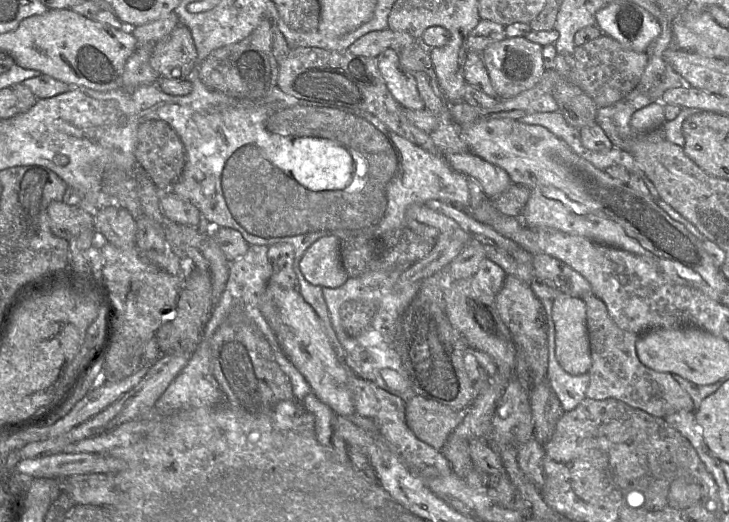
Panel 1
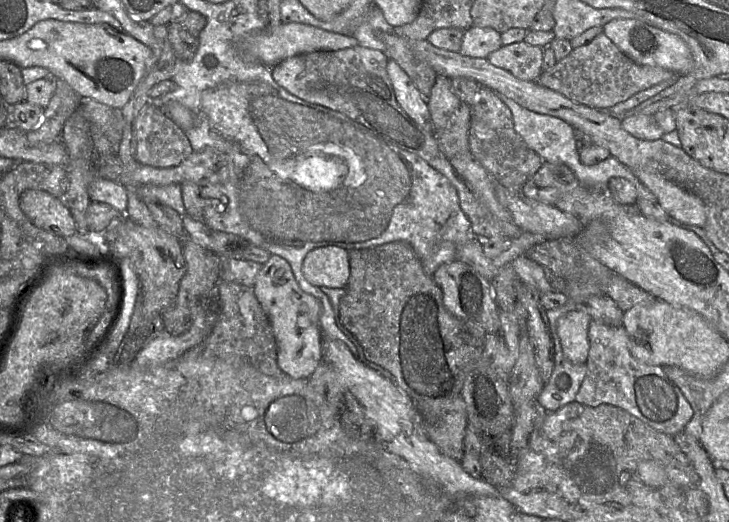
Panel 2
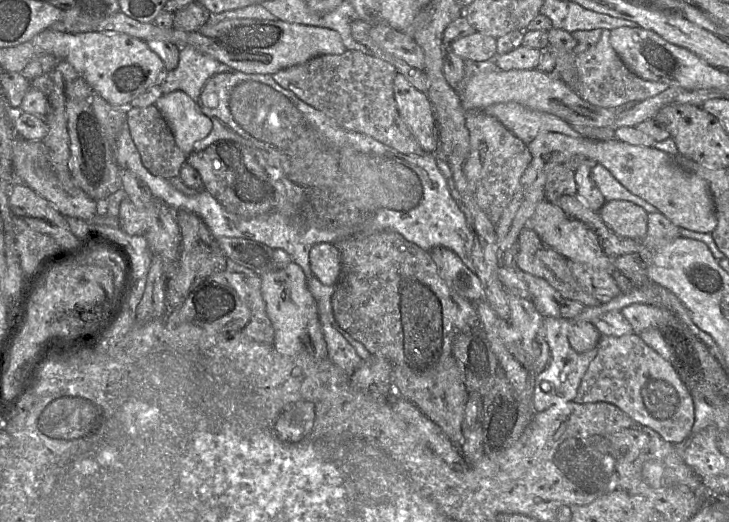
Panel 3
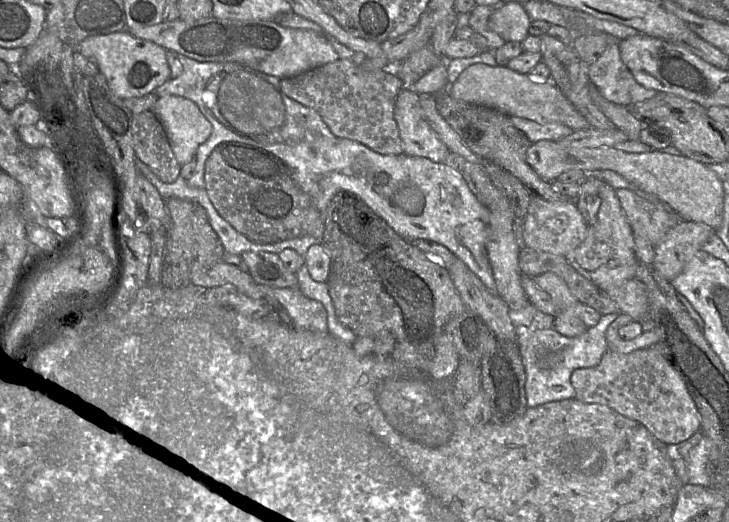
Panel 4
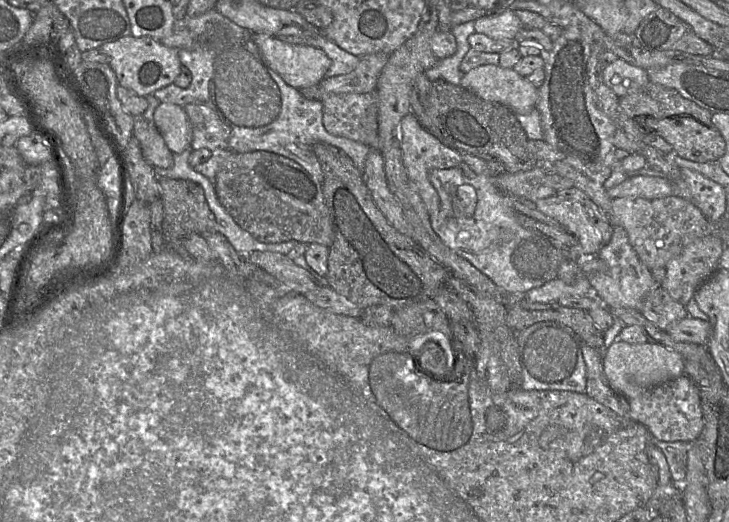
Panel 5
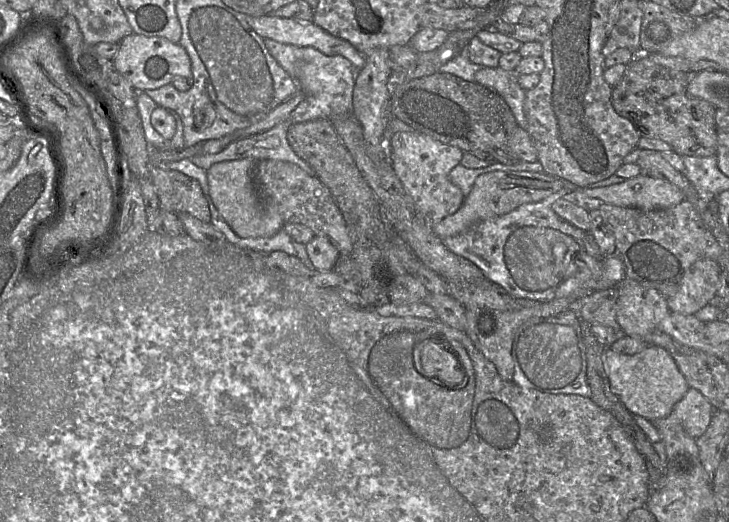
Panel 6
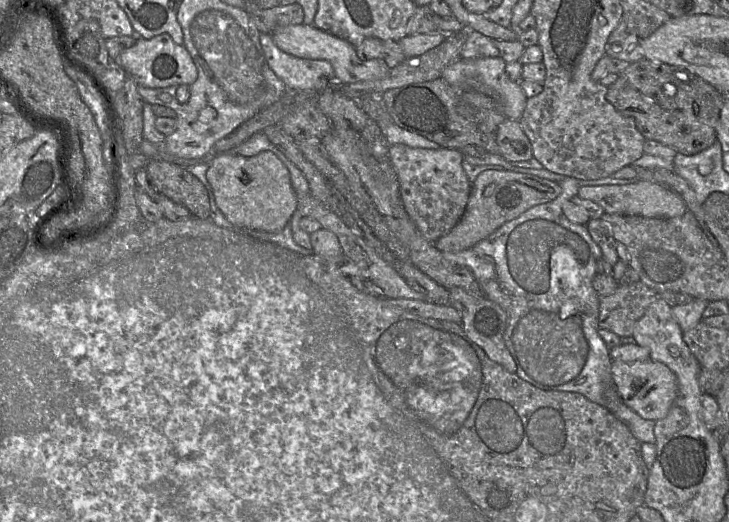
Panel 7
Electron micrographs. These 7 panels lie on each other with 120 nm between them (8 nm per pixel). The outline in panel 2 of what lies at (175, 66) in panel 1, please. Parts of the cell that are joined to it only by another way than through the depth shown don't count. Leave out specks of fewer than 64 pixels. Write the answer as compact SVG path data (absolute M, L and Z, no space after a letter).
M188 11L183 17L168 25L168 37L179 62L188 62L199 46L199 34L207 23L204 15Z

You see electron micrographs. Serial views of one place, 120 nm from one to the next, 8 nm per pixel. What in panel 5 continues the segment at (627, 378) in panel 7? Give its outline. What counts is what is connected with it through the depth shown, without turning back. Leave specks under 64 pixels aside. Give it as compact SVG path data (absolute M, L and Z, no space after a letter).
M615 341L605 351L603 372L610 387L624 397L633 397L641 391L684 375L682 357L675 351L656 343L629 344Z

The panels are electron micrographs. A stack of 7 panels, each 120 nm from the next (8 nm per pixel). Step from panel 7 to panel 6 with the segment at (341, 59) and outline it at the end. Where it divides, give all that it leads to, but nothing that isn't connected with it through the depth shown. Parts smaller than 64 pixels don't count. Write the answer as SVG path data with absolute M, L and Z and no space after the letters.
M271 15L249 16L248 23L264 39L301 47L313 47L327 56L347 58L357 71L365 65L365 55L348 41L335 37L313 21Z

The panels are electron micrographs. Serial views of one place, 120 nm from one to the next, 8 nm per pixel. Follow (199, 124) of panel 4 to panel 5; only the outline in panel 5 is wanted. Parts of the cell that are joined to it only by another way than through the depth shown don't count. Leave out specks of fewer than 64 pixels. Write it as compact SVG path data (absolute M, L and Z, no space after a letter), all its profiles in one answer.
M161 102L154 111L153 120L173 154L180 154L191 147L193 127L183 107Z

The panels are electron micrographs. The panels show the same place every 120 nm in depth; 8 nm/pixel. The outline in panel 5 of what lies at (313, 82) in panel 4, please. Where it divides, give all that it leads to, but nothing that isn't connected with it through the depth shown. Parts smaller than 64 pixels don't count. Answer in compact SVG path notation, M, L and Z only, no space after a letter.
M319 84L299 89L310 100L319 100L323 104L323 125L334 136L349 138L360 142L370 149L379 149L378 113L379 102L376 92L369 93L323 93Z

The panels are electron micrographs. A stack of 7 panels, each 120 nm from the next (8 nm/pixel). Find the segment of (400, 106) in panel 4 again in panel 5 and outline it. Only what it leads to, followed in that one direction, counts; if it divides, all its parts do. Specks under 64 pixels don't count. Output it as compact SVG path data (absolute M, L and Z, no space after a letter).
M408 113L400 121L402 161L408 177L415 185L427 212L437 213L440 199L436 189L429 180L429 172L433 169L457 167L462 162L461 154L446 145L437 137L426 131L413 113Z

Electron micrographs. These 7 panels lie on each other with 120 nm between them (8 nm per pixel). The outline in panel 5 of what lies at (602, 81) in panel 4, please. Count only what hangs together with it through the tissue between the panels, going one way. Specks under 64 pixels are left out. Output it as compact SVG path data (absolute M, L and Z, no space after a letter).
M619 57L603 68L603 82L620 98L645 87L650 80L647 70Z

